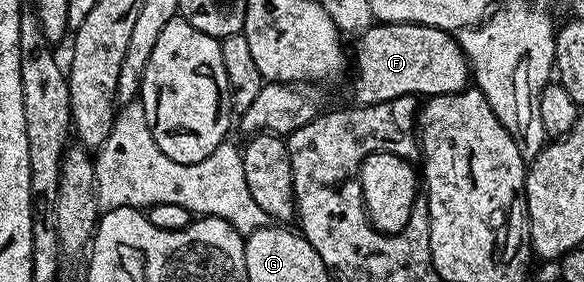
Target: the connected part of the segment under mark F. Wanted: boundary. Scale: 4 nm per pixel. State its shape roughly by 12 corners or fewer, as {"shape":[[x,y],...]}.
{"shape":[[374,23],[353,53],[360,106],[468,88],[448,30]]}

